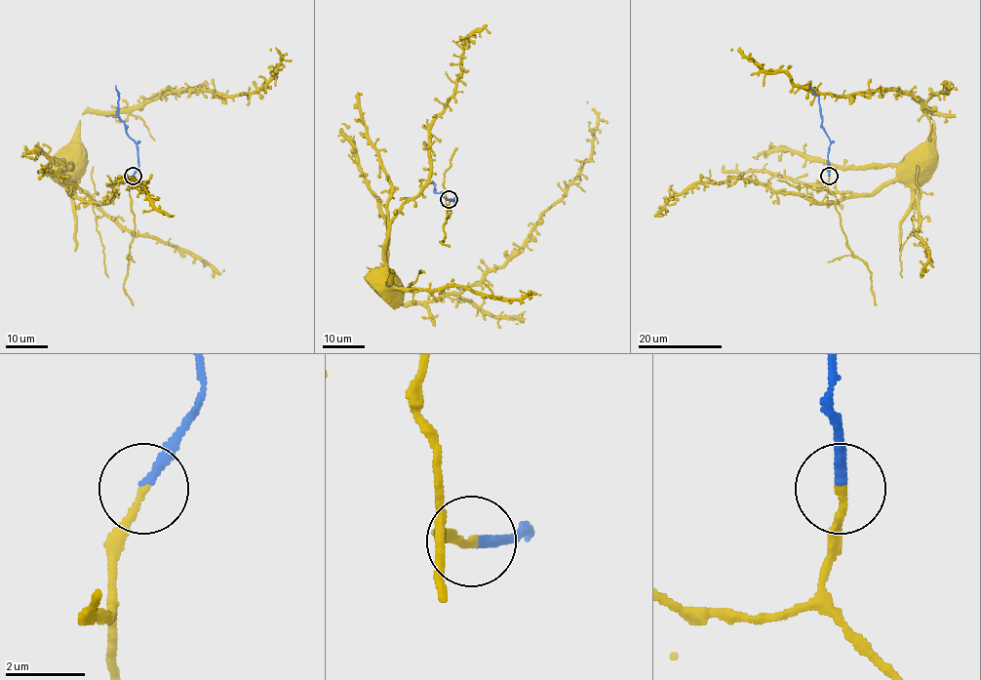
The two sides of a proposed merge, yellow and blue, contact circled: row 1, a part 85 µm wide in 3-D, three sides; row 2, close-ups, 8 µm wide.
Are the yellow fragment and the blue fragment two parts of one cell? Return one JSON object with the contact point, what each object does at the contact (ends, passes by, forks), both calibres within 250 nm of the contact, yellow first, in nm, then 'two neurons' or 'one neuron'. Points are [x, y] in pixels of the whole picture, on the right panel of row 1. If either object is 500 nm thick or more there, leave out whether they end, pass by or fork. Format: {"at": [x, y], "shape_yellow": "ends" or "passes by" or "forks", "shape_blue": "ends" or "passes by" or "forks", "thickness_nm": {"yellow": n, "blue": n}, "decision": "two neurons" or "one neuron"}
{"at": [829, 176], "shape_yellow": "ends", "shape_blue": "ends", "thickness_nm": {"yellow": 190, "blue": 260}, "decision": "two neurons"}

